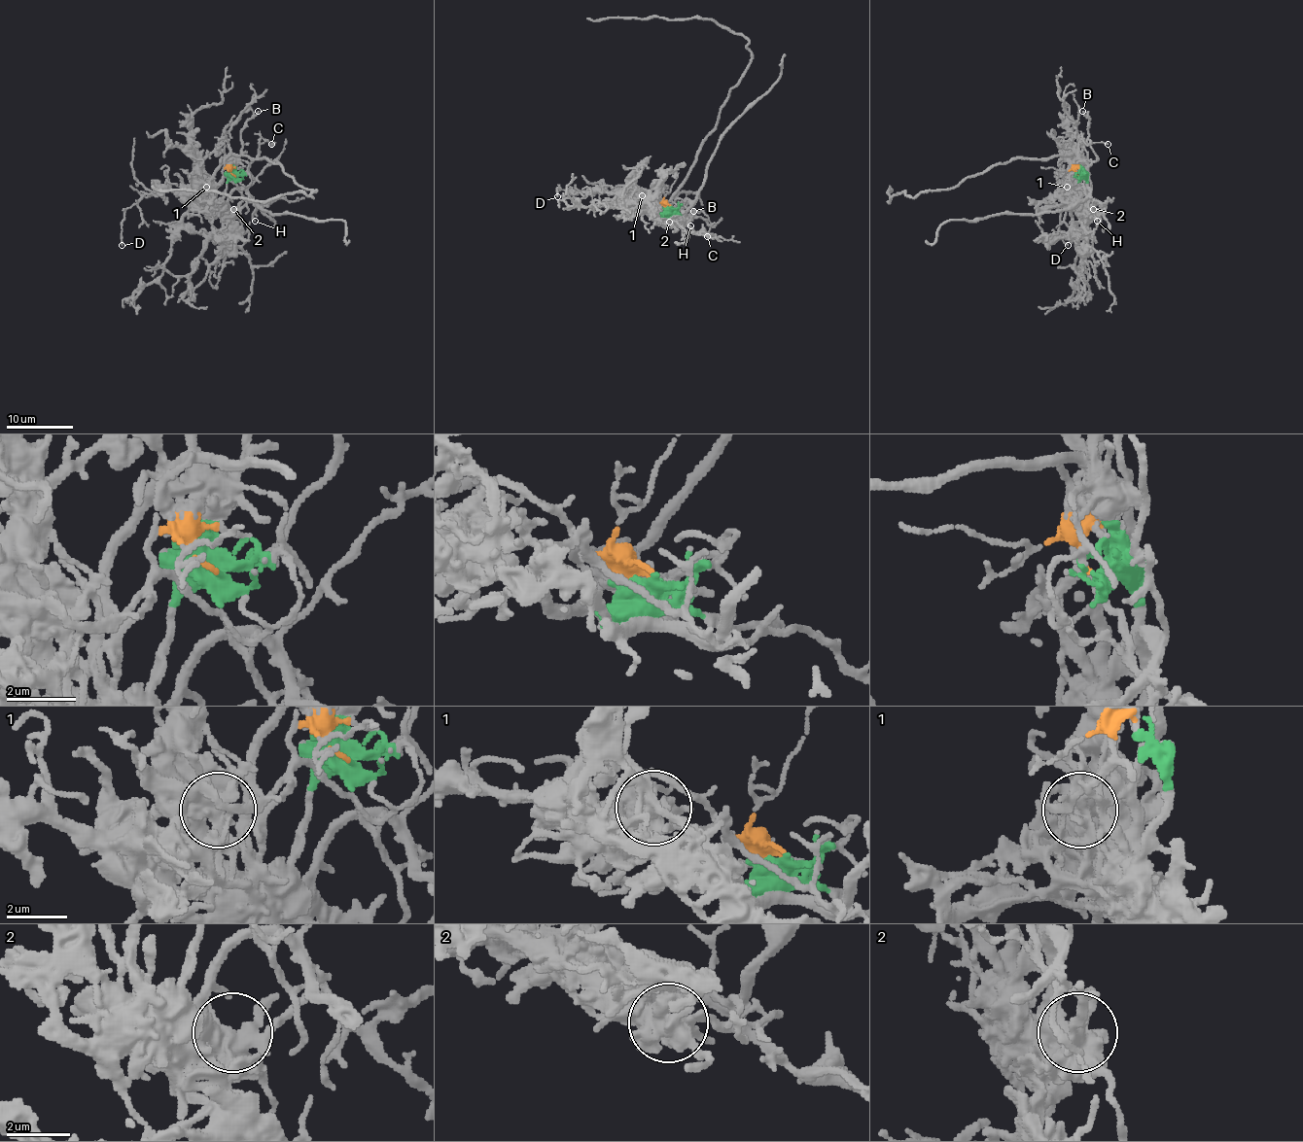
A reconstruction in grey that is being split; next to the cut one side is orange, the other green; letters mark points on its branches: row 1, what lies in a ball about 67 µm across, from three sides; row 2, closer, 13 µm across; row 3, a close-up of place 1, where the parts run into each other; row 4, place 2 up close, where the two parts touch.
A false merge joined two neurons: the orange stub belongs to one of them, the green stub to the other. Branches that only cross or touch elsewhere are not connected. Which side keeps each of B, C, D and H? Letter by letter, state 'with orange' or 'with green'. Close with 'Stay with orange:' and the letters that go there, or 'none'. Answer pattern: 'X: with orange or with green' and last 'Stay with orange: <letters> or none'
B: with green
C: with green
D: with orange
H: with green
Stay with orange: D

